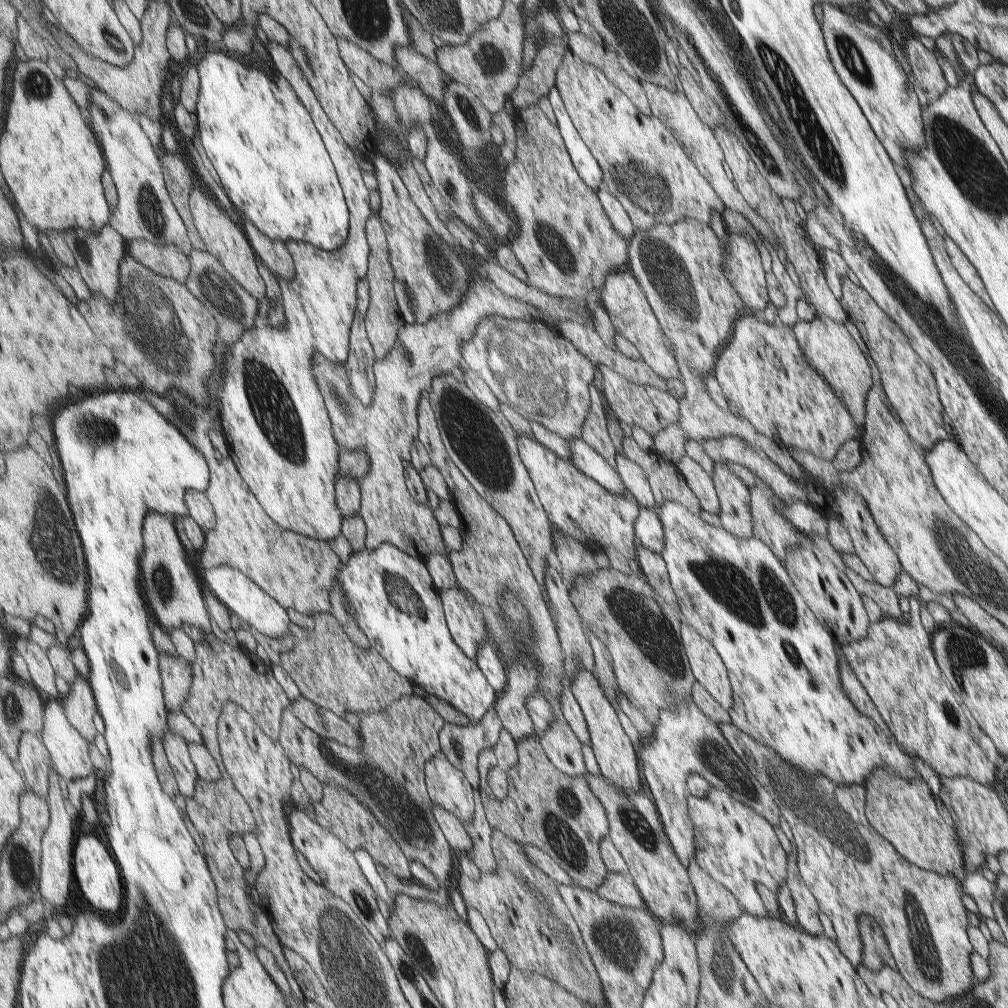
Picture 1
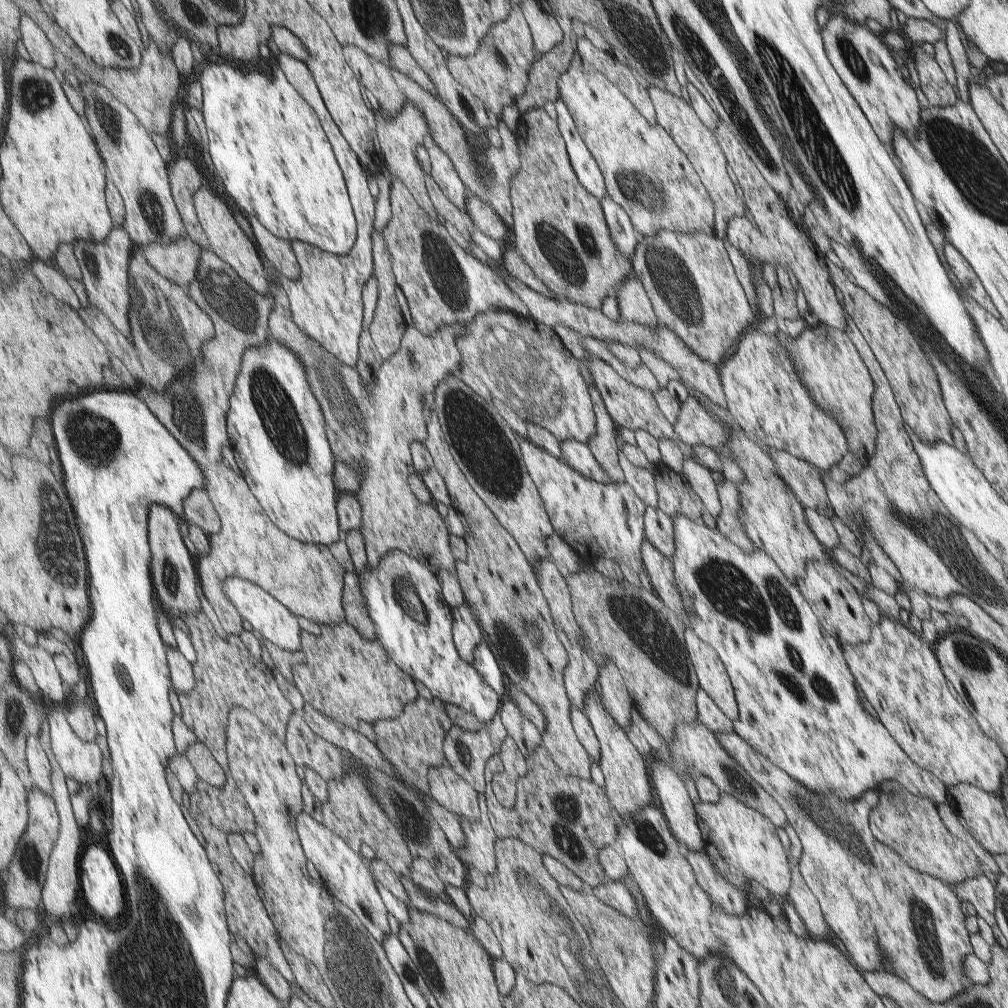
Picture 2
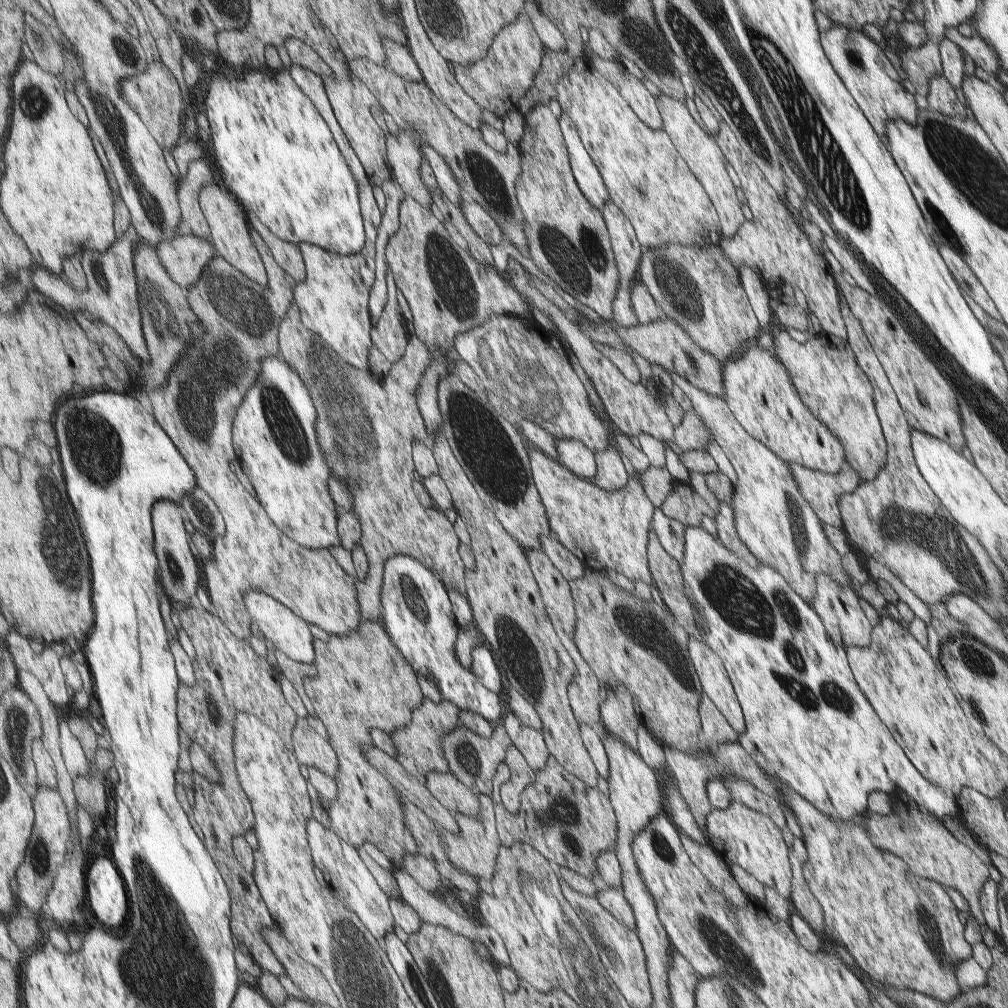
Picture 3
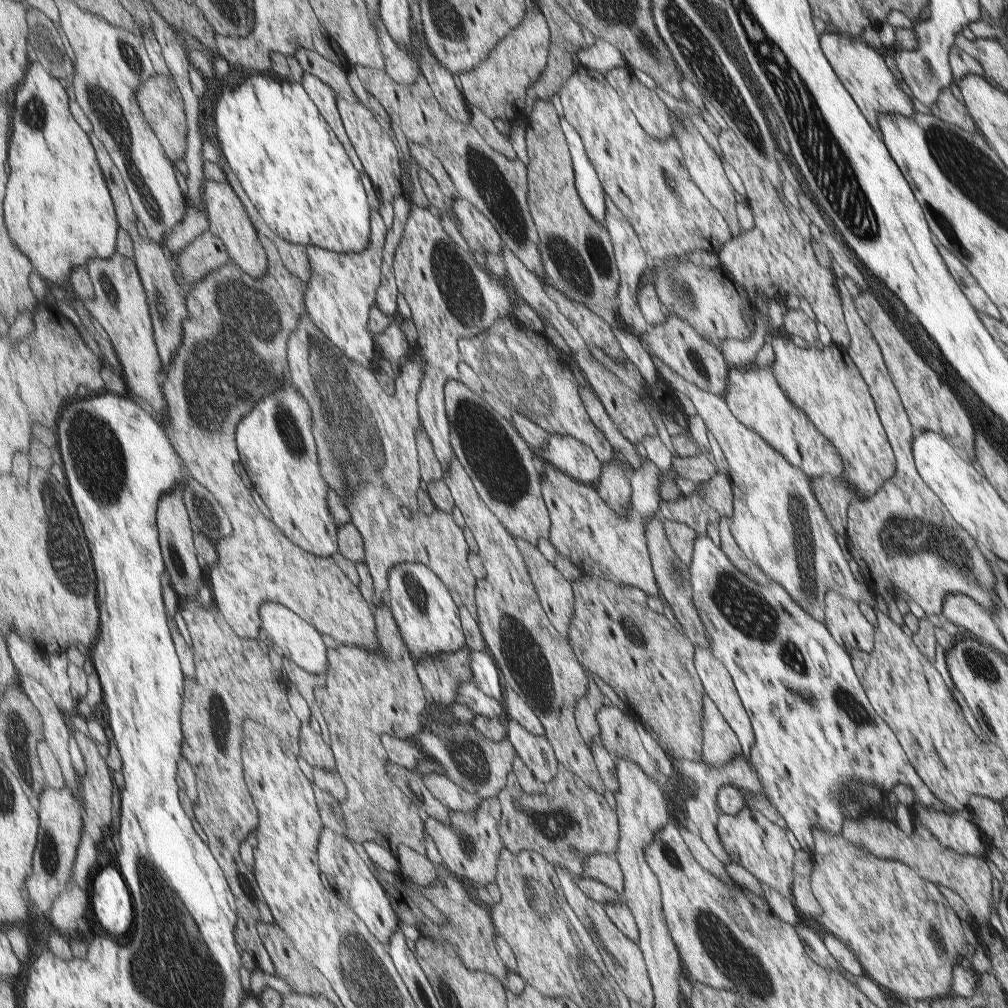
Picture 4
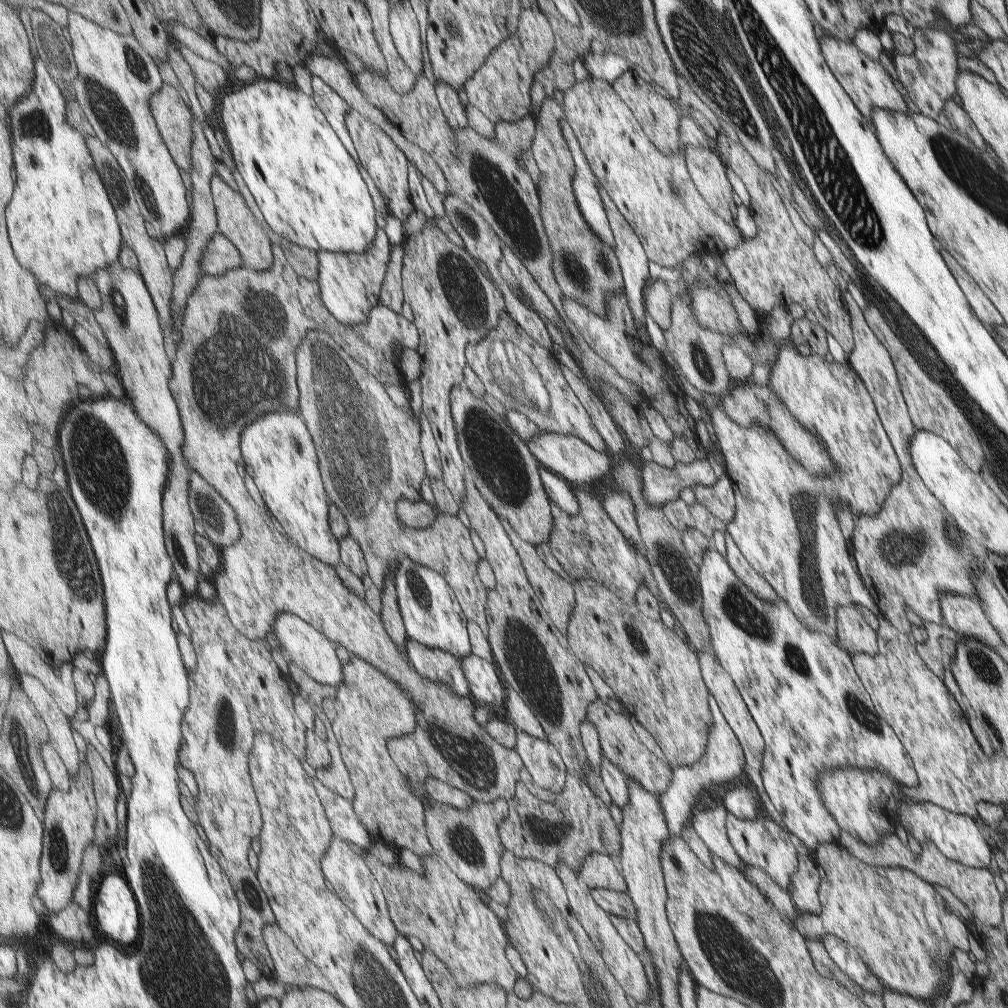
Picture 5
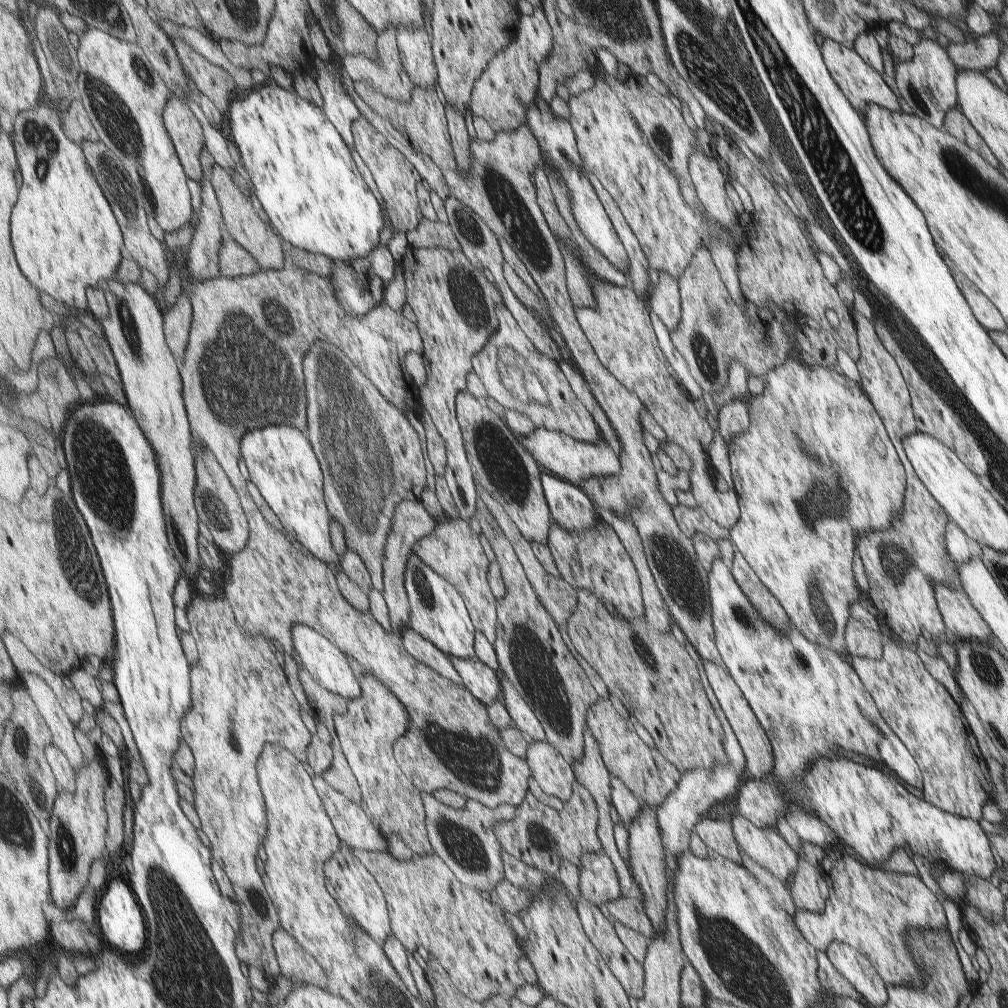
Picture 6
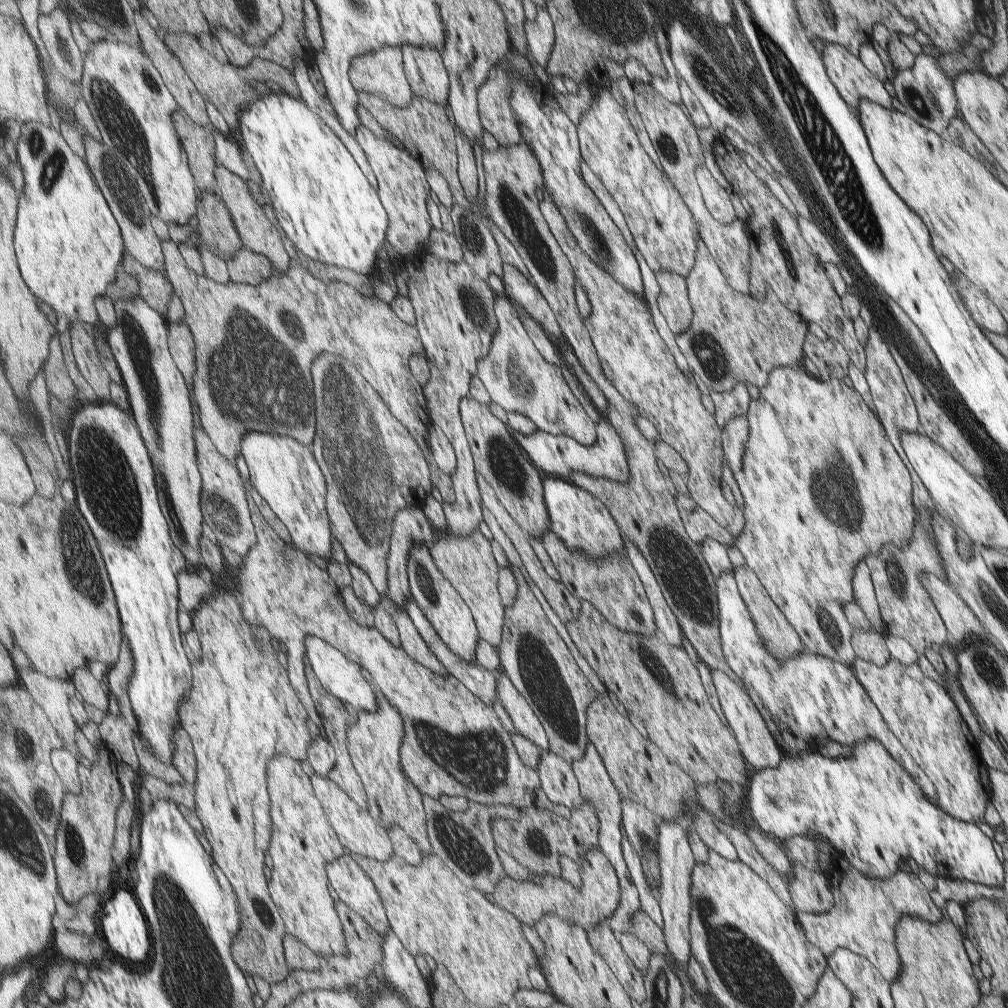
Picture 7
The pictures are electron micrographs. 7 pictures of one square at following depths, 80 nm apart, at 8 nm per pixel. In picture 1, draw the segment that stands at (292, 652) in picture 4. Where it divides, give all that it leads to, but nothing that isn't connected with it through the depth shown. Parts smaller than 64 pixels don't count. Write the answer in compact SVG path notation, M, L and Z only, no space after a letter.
M223 564L217 568L199 569L199 576L203 578L203 588L209 588L209 592L215 594L219 601L234 612L245 625L252 626L269 638L283 638L285 634L291 633L291 618L285 607L281 606L273 596L267 594L261 586L250 580L241 570Z

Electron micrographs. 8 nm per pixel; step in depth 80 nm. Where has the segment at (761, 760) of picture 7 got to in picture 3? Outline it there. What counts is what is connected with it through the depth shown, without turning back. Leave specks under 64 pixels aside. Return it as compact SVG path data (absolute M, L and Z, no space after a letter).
M693 636L688 637L687 654L690 671L696 674L702 693L711 700L729 727L736 734L741 734L742 712L721 660L715 652L705 646L703 640L697 640Z

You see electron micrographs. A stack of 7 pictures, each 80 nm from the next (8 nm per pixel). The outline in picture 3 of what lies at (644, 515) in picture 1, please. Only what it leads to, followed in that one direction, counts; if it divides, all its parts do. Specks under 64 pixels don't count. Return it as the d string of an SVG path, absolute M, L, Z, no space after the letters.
M657 508L651 512L649 530L653 530L653 534L657 536L659 546L677 564L681 565L683 563L683 530L685 530L685 527L671 518L666 518L660 508Z

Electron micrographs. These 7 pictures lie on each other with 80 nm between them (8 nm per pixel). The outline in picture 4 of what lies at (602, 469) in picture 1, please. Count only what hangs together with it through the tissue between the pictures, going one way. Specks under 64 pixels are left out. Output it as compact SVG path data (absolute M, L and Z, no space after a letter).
M553 433L536 455L586 485L595 486L599 482L599 457L588 444L578 438Z

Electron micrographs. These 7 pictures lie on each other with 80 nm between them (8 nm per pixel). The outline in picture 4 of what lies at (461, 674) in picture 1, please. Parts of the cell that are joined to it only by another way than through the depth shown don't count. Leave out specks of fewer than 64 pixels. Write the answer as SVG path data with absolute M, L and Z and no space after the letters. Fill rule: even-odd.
M405 562L390 570L389 592L386 601L397 619L406 645L415 660L440 659L445 654L458 652L466 646L466 631L450 587L423 563ZM473 680L460 688L457 702L465 704L479 715L485 715L489 718L501 718L501 720L504 720L507 715L503 704L485 694Z

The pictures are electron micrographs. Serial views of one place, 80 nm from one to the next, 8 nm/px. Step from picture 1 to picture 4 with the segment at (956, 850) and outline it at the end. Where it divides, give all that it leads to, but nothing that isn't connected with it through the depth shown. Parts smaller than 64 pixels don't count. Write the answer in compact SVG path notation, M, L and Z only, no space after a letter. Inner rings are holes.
M868 814L859 820L844 817L840 824L840 834L856 849L866 851L869 855L879 856L879 858L891 858L892 861L903 863L906 867L914 870L919 878L949 888L967 904L974 922L982 927L987 926L990 913L994 908L994 900L992 899L992 877L985 861L979 857L959 855L942 847L940 842L937 842L937 839L916 818L915 814L911 821L913 836L907 842L899 840L901 832L888 817L877 818L877 816ZM874 838L879 840L879 846L874 846Z

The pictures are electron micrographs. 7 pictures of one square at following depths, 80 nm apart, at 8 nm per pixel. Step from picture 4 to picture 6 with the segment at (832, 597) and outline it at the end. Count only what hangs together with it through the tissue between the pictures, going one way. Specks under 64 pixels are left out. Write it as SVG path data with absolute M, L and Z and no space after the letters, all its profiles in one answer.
M849 617L844 626L844 641L848 657L864 657L875 661L881 658L883 642L880 637L853 617Z

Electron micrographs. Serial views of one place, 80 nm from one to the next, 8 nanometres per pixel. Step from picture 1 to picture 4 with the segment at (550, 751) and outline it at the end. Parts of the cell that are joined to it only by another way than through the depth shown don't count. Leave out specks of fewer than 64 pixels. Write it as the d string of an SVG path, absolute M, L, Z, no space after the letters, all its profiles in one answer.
M459 459L452 463L449 471L445 471L444 479L448 482L450 491L456 500L456 506L465 518L466 526L475 536L479 546L479 555L487 572L484 580L478 580L478 587L476 588L479 622L490 652L502 671L505 686L514 688L517 694L525 699L528 705L531 705L546 728L546 737L551 741L562 768L569 769L602 795L605 788L599 779L599 770L597 770L595 758L593 758L593 751L583 738L576 721L578 702L588 695L590 687L590 678L586 672L586 667L577 658L570 642L563 638L558 628L551 622L550 616L545 612L537 589L534 587L530 570L514 536L481 498L477 487L473 484Z

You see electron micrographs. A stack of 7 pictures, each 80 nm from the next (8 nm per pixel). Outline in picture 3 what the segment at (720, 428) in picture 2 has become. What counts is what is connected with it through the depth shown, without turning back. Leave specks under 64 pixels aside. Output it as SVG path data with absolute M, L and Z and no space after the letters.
M691 409L683 412L679 426L675 426L674 441L677 452L685 450L706 450L709 440L713 440L711 432L701 422L699 416Z

